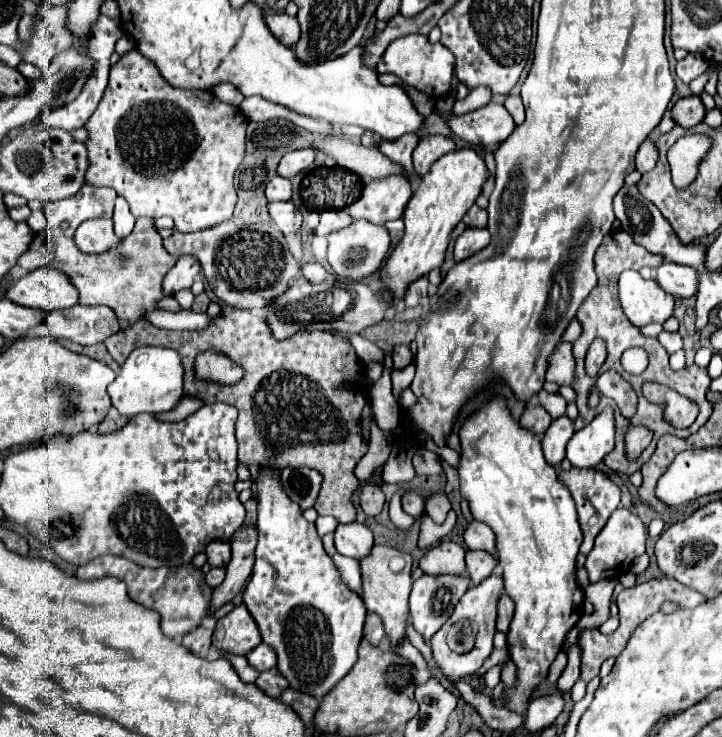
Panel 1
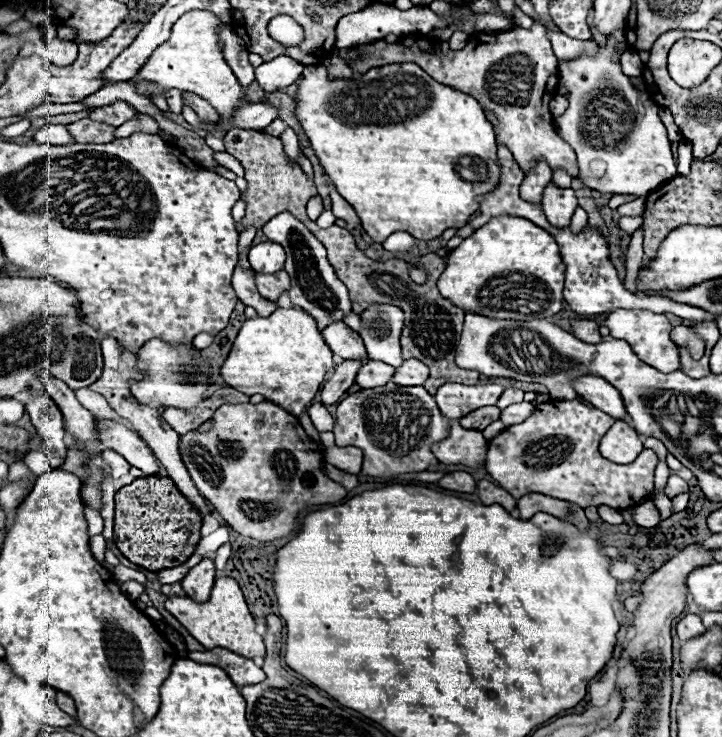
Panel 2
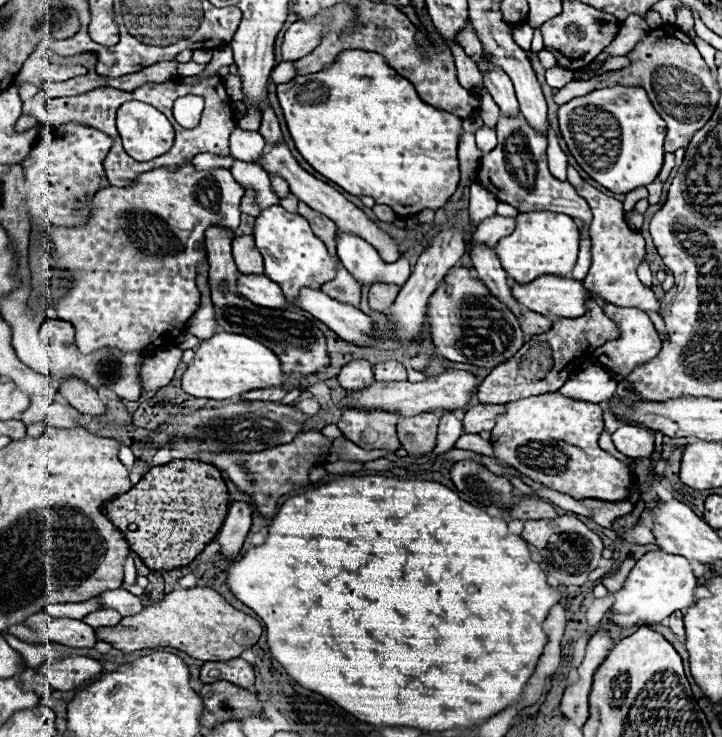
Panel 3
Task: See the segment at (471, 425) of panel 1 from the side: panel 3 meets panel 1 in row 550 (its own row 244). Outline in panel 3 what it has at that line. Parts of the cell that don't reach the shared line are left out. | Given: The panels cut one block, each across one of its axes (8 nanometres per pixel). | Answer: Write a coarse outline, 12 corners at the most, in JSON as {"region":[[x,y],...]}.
{"region":[[522,212],[496,244],[506,274],[528,284],[568,276],[578,230],[566,214]]}

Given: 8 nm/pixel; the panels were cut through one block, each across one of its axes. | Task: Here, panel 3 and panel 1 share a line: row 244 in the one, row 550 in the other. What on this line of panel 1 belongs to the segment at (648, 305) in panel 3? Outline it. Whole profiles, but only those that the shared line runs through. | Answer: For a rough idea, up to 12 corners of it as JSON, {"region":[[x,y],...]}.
{"region":[[618,508],[586,556],[590,582],[618,578],[644,554],[642,520]]}

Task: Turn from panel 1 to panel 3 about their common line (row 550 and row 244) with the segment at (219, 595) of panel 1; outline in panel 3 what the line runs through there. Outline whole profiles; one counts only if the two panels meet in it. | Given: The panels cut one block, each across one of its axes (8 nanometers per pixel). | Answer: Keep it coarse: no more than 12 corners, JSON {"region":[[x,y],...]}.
{"region":[[252,236],[232,240],[240,272],[264,274],[262,254]]}

